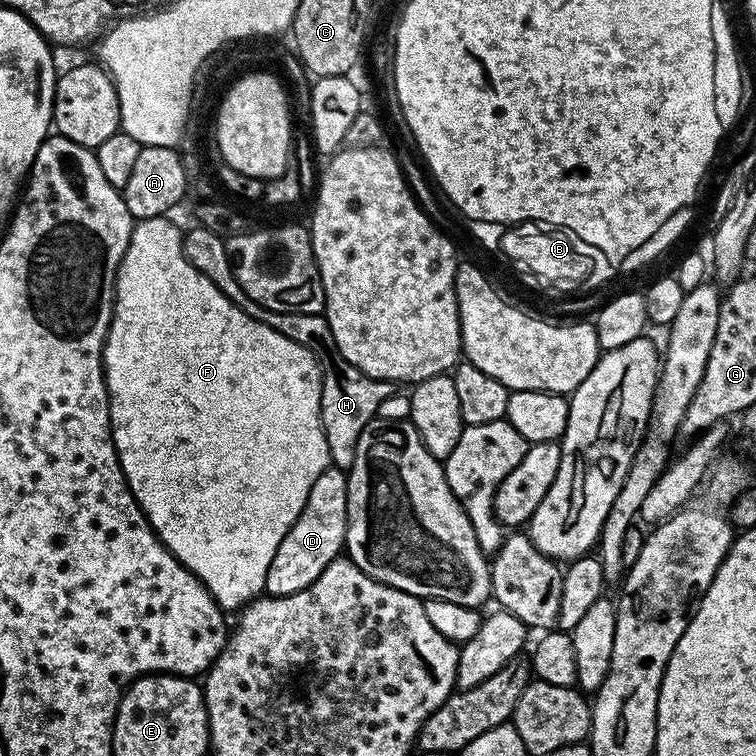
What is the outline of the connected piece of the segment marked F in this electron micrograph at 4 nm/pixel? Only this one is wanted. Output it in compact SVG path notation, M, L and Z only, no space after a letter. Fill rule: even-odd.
M155 216L141 220L133 227L132 237L126 254L116 271L116 303L112 306L112 321L108 327L108 337L104 343L104 381L108 387L108 409L112 423L112 441L122 466L122 474L144 512L150 526L156 531L158 539L171 550L174 558L186 566L210 590L210 594L225 610L243 609L244 605L255 600L264 592L266 570L274 562L274 553L282 546L282 538L294 526L318 474L328 467L328 447L326 434L320 417L320 399L322 398L322 378L320 361L306 346L286 338L278 330L250 318L206 274L202 274L188 261L184 253L182 228L172 218Z

